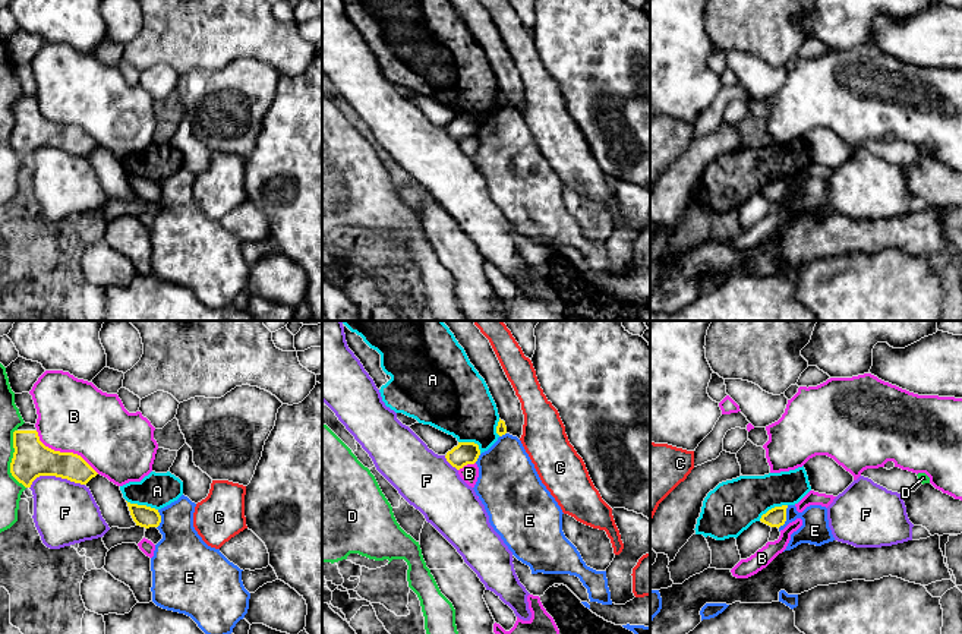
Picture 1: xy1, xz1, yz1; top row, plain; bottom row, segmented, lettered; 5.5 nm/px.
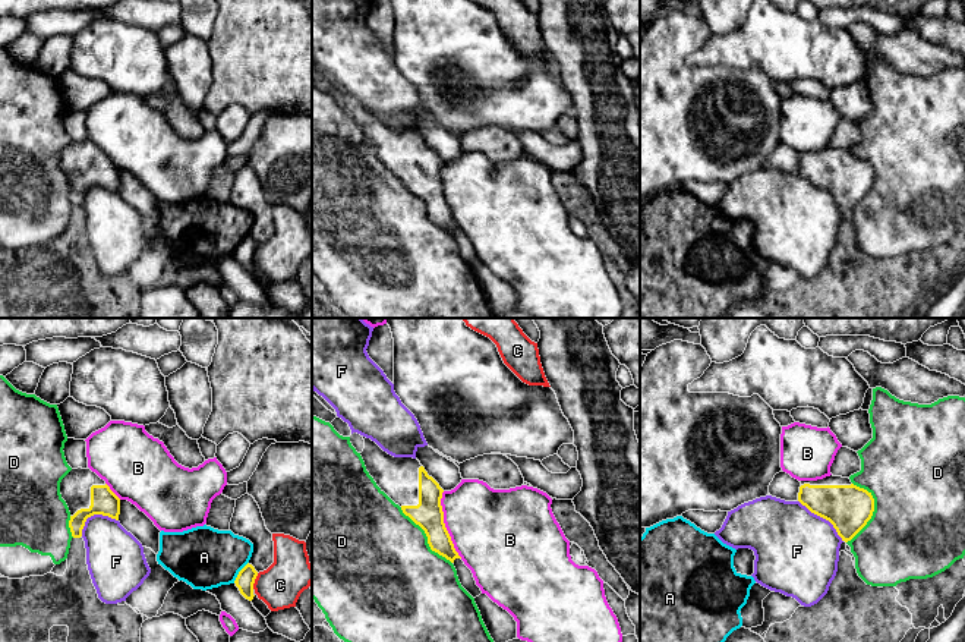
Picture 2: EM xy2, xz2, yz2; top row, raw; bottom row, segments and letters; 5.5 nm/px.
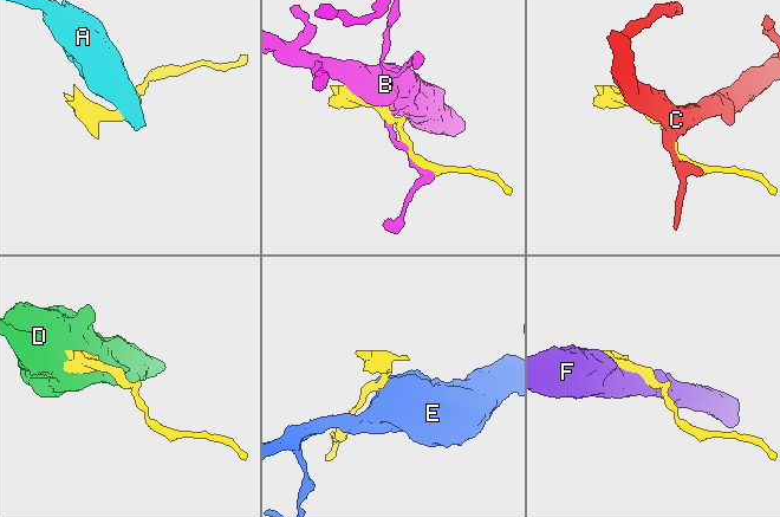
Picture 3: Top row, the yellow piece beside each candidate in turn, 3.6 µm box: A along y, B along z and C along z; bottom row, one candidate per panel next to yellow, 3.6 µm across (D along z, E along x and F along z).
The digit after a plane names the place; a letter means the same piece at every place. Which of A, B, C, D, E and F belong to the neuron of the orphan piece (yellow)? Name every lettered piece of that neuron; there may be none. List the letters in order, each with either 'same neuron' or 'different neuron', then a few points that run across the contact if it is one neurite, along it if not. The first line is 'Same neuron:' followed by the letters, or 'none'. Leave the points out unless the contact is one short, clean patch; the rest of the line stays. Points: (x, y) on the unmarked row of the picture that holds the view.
Same neuron: none
A: different neuron
B: different neuron
C: different neuron
D: different neuron
E: different neuron | yz1 (788, 177), (785, 194), (778, 199)
F: different neuron

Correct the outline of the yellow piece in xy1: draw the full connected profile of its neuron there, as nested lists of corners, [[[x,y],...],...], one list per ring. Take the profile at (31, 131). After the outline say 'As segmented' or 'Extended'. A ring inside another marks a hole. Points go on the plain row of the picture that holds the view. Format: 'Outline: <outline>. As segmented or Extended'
Outline: [[[23,95],[13,104],[12,148],[25,160],[40,148],[56,148],[86,157],[98,145],[78,126],[45,119],[35,97]]]. Extended

